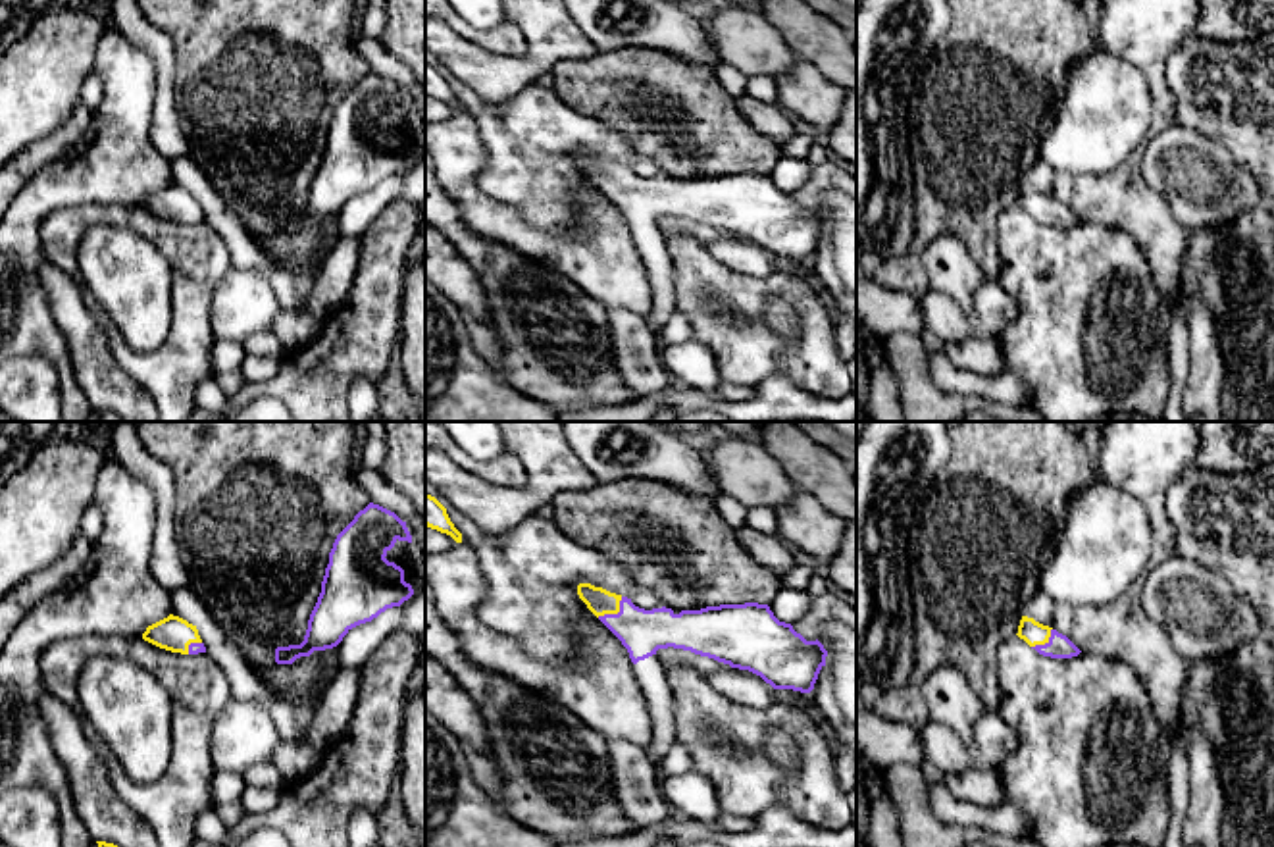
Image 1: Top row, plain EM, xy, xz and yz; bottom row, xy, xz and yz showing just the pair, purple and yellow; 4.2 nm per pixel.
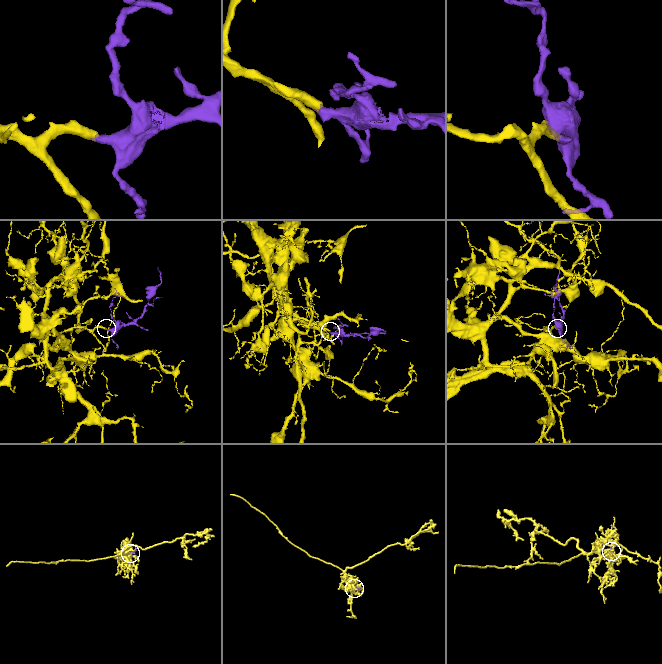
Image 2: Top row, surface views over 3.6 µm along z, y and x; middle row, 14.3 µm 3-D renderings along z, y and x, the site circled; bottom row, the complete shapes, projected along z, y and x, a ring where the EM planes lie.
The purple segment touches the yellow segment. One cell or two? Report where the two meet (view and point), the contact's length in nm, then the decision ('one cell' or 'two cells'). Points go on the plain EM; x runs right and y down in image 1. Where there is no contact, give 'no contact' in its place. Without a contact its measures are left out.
contact xz (614, 183); length 140 nm; one cell

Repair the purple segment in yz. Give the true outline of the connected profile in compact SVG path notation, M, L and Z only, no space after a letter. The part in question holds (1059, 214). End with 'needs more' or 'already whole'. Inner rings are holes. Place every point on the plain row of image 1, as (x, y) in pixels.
M1022 185L1016 204L1043 225L1072 227L1082 221L1066 204L1028 185Z | needs more

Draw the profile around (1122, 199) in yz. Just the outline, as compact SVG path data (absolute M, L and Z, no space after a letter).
M1143 144L1108 173L1057 171L1051 196L1066 204L1082 221L1118 227L1132 235L1143 248L1162 300L1174 312L1184 289L1187 233L1168 200L1147 185L1141 162Z

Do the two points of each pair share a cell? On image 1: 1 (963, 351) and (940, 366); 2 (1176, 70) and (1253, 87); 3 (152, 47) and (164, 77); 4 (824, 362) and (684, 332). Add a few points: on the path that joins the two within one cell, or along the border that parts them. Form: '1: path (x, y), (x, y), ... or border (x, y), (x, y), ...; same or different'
1: border (940, 351), (961, 368), (992, 376); different
2: path (1196, 72), (1217, 87), (1234, 87); same
3: path (160, 54), (164, 70); same
4: border (676, 307), (686, 316), (693, 335); different

